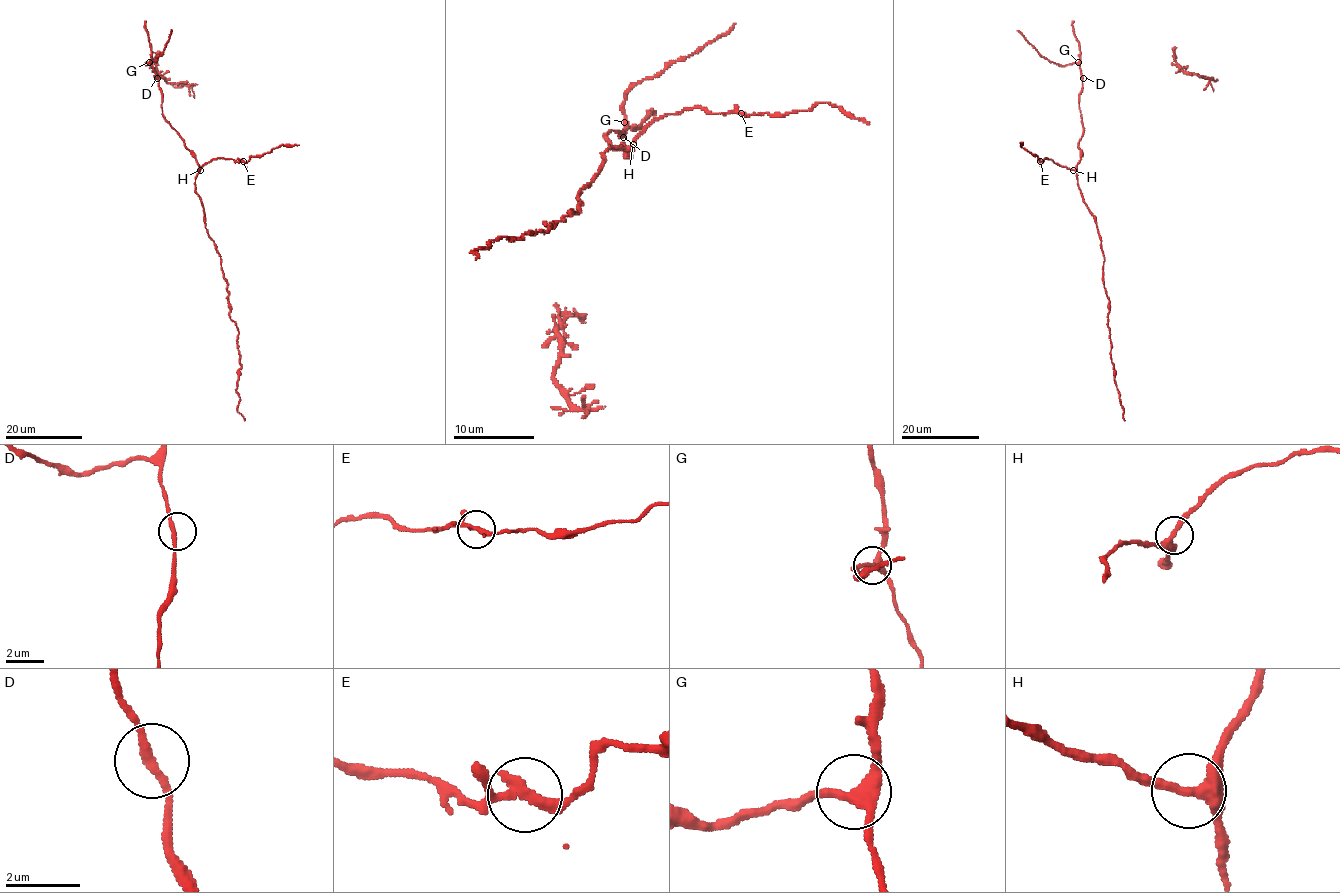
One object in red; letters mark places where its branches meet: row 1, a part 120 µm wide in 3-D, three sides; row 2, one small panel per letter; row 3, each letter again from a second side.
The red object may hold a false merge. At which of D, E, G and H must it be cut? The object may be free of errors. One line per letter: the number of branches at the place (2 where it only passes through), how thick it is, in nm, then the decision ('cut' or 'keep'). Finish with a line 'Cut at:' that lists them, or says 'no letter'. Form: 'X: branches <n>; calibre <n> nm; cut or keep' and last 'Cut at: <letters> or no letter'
D: branches 2; calibre 200 nm; keep
E: branches 3; calibre 200 nm; cut
G: branches 3; calibre 320 nm; keep
H: branches 3; calibre 280 nm; keep
Cut at: E

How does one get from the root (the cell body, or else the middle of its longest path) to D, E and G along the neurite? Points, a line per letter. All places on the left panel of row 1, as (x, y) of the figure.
D: (197, 174), (199, 164), (195, 155), (162, 114), (157, 78)
E: (197, 174), (214, 158), (243, 161)
G: (197, 174), (199, 164), (195, 155), (162, 114), (159, 79), (149, 62)

